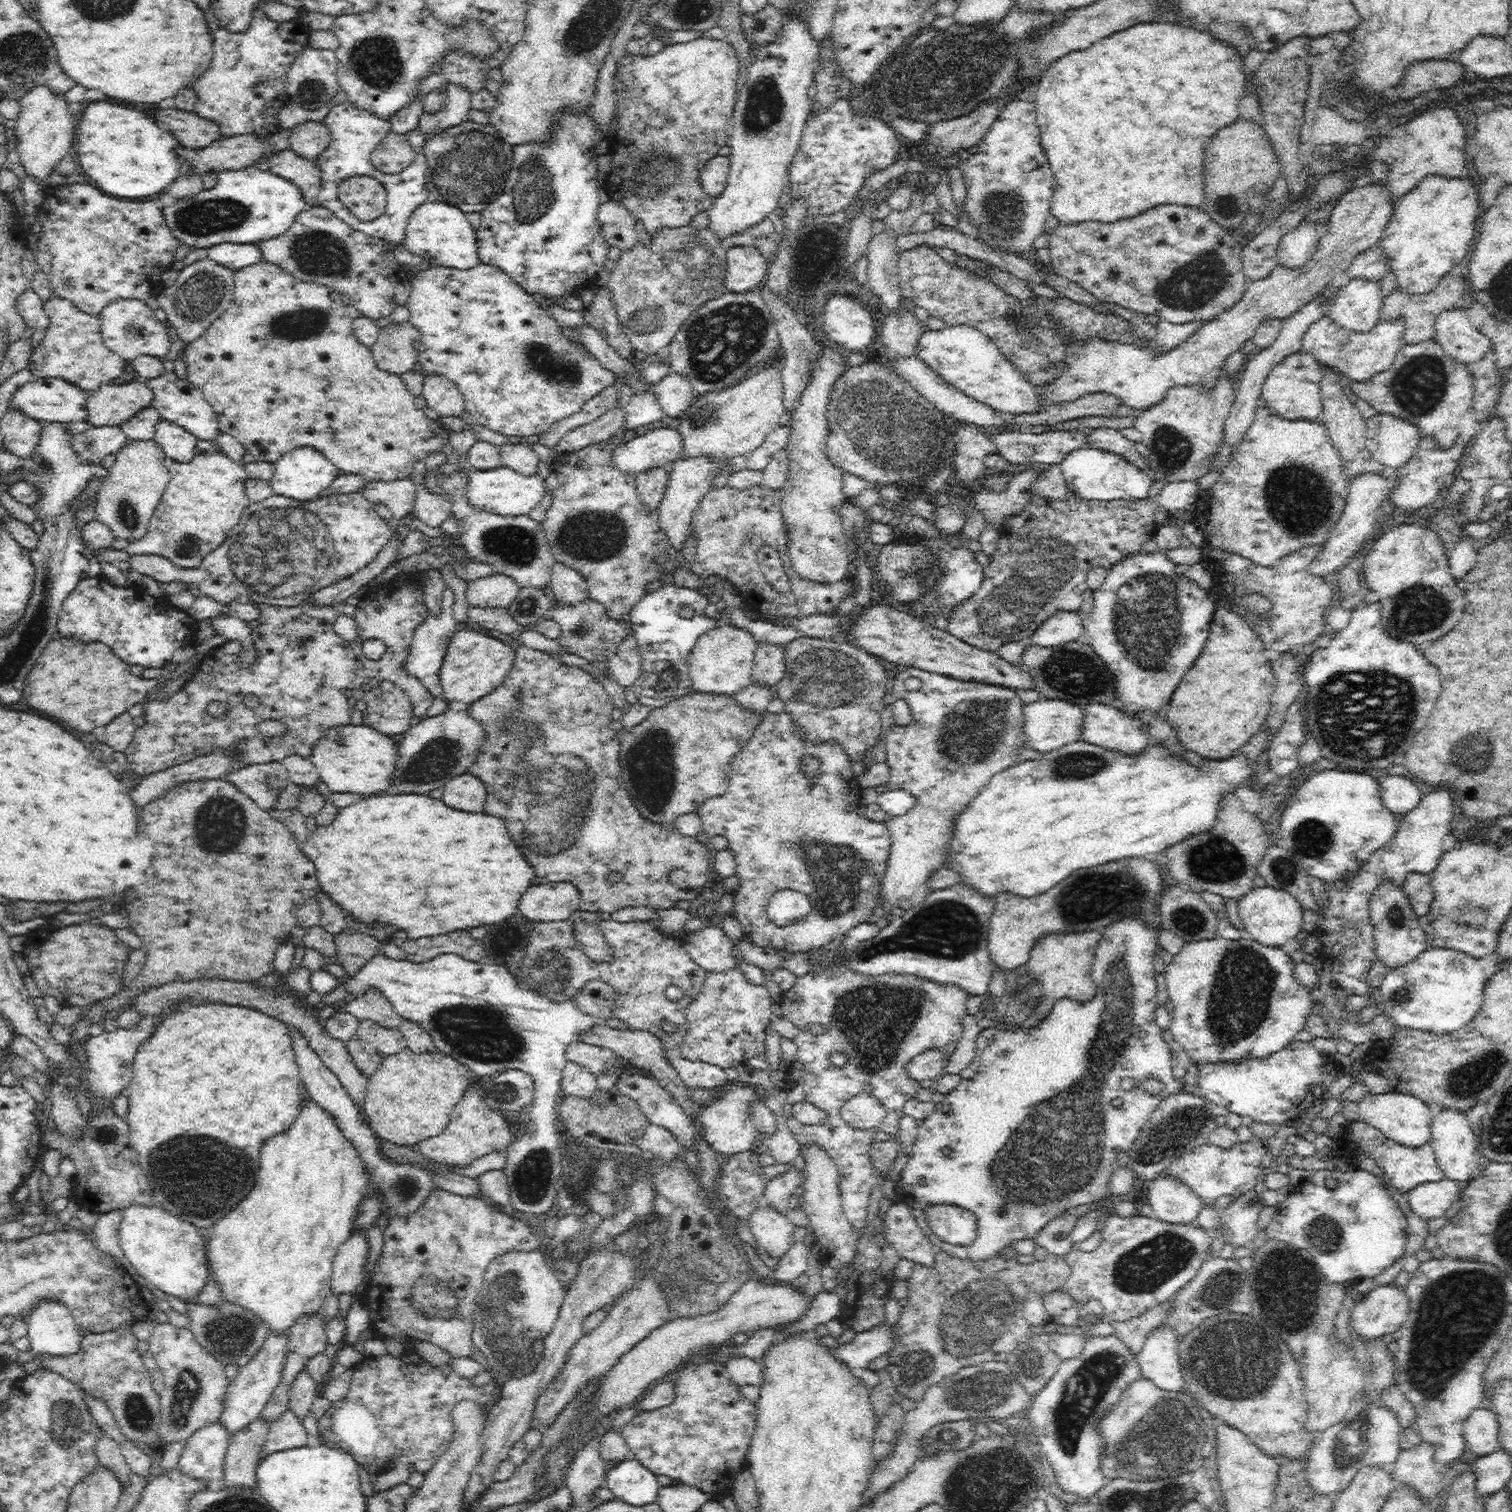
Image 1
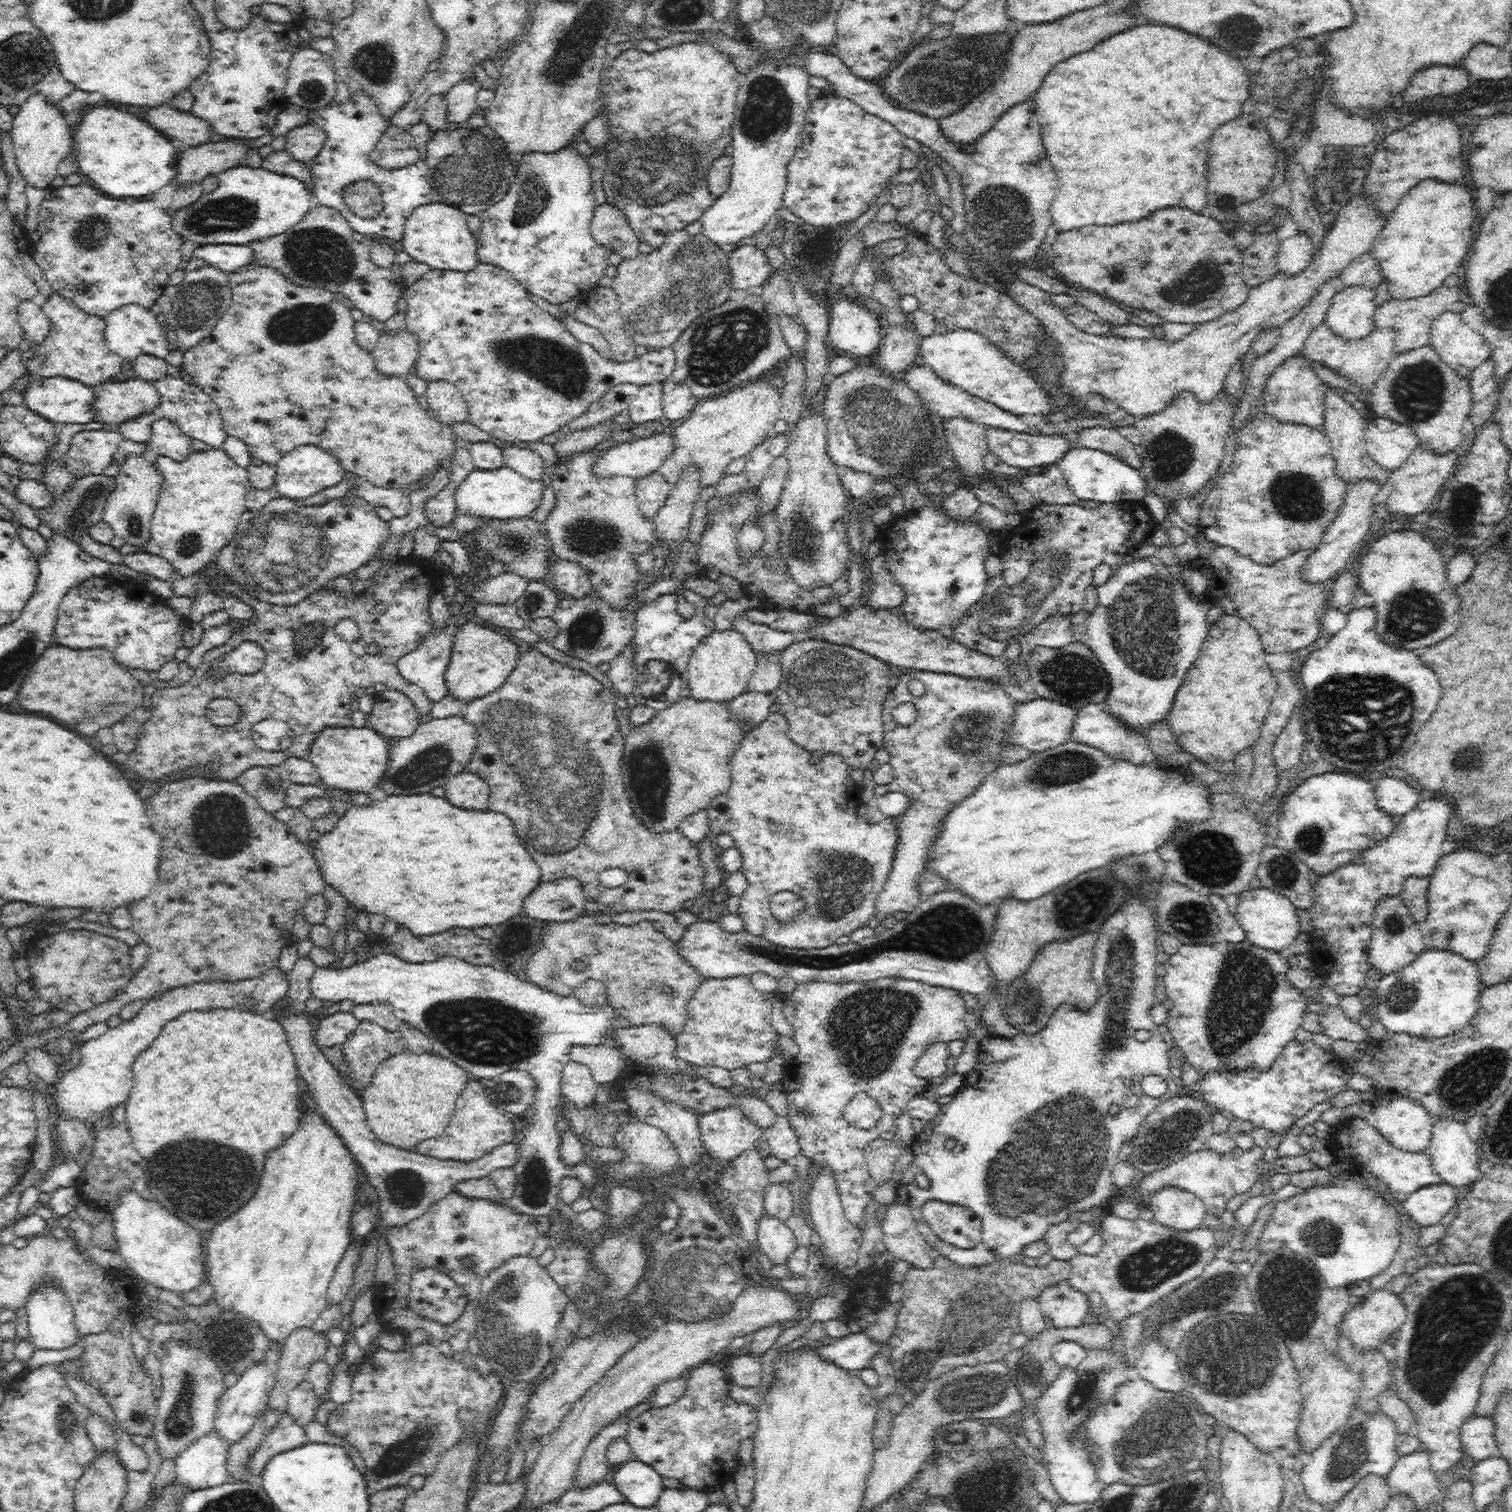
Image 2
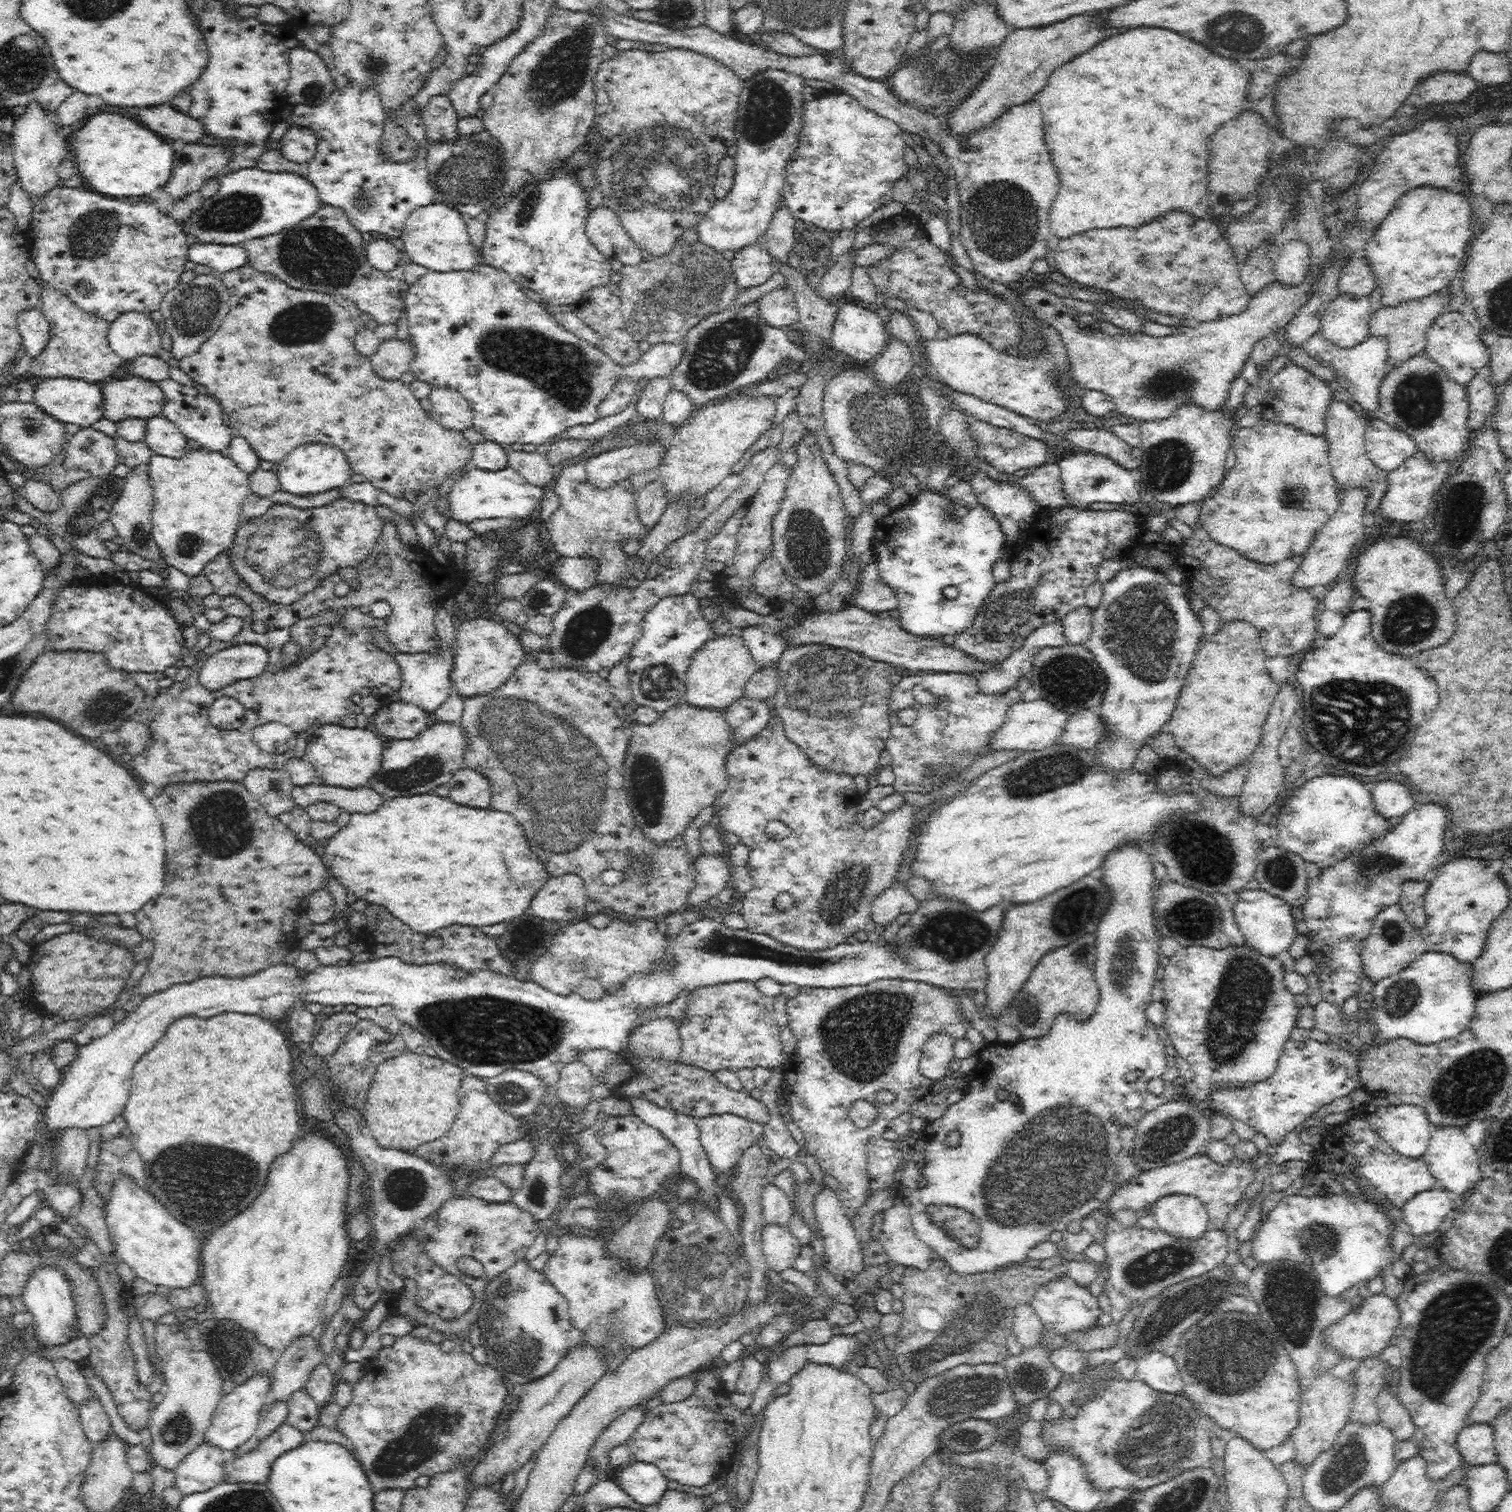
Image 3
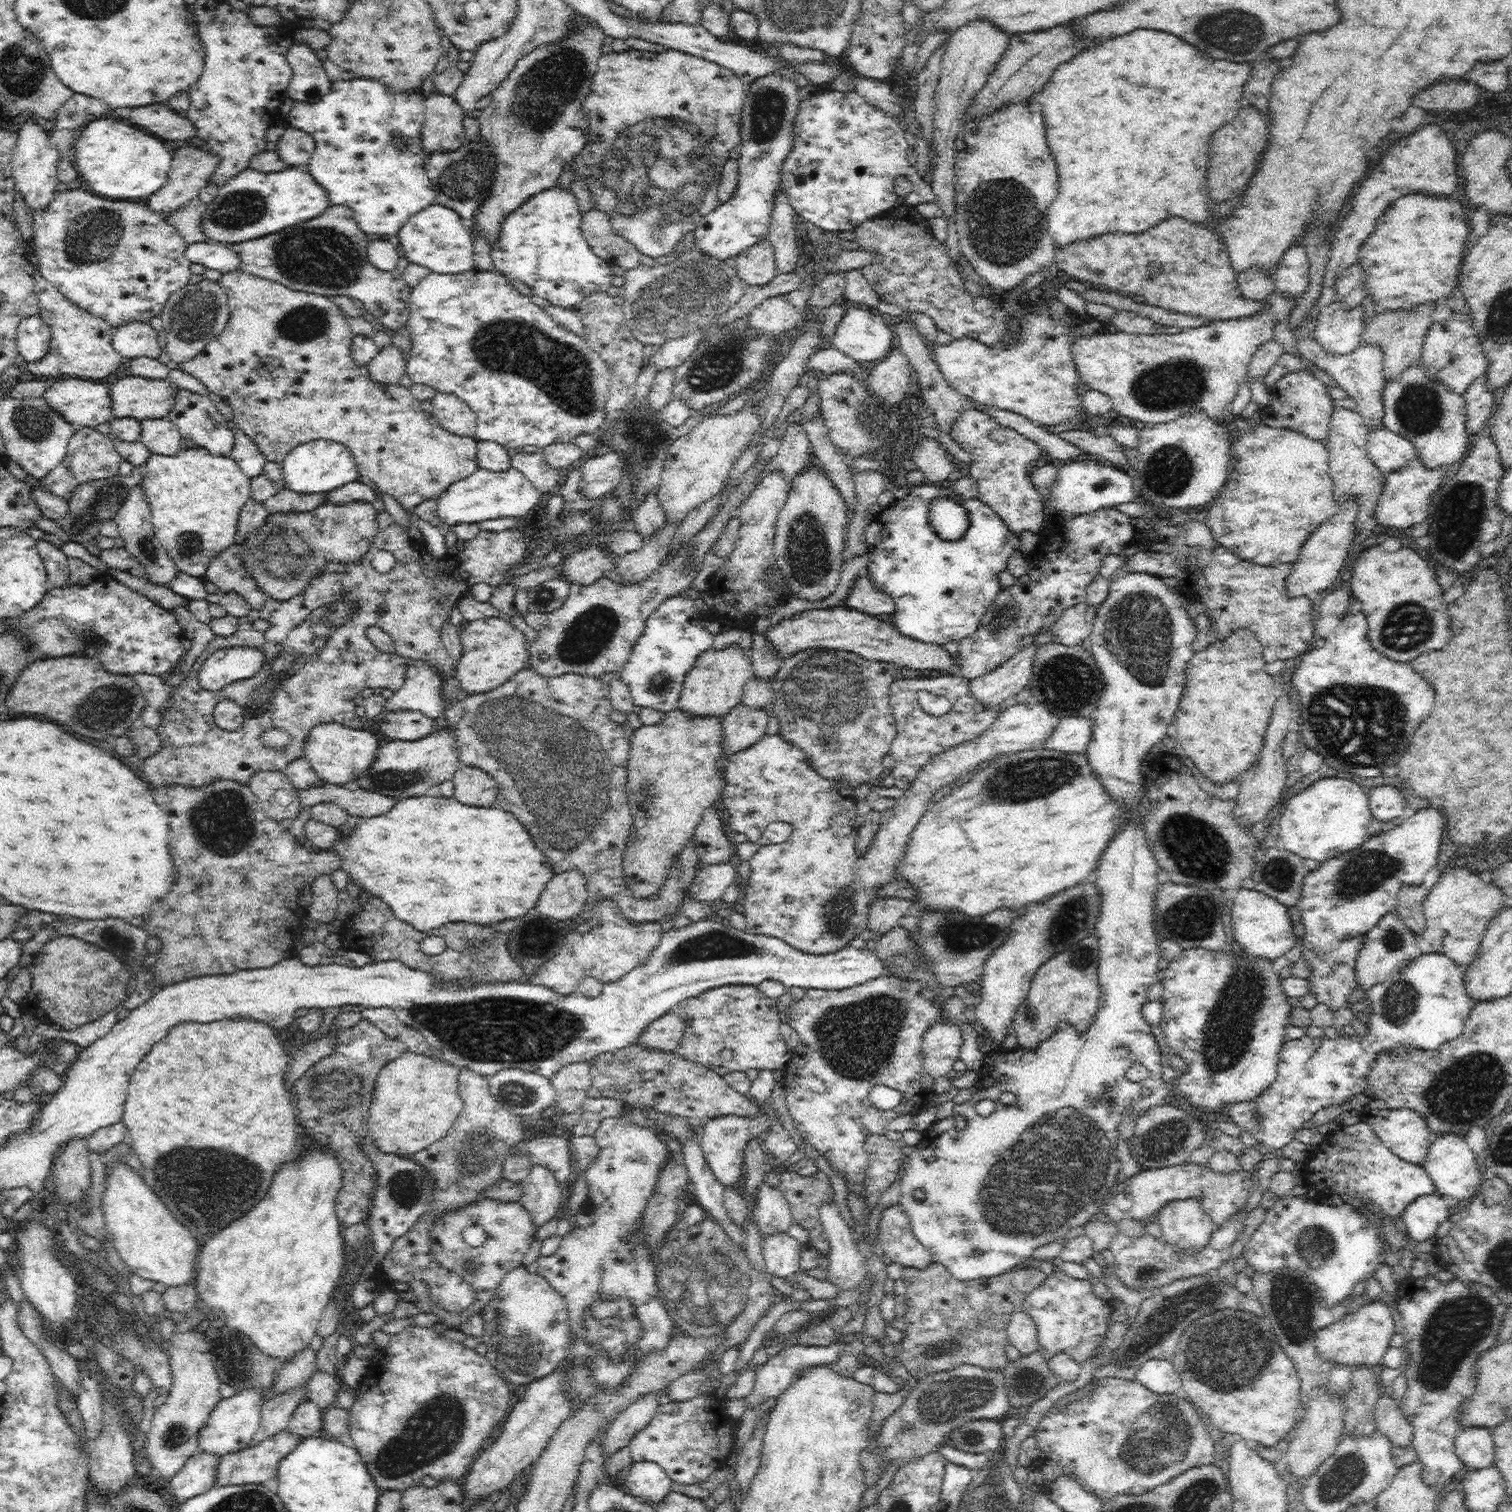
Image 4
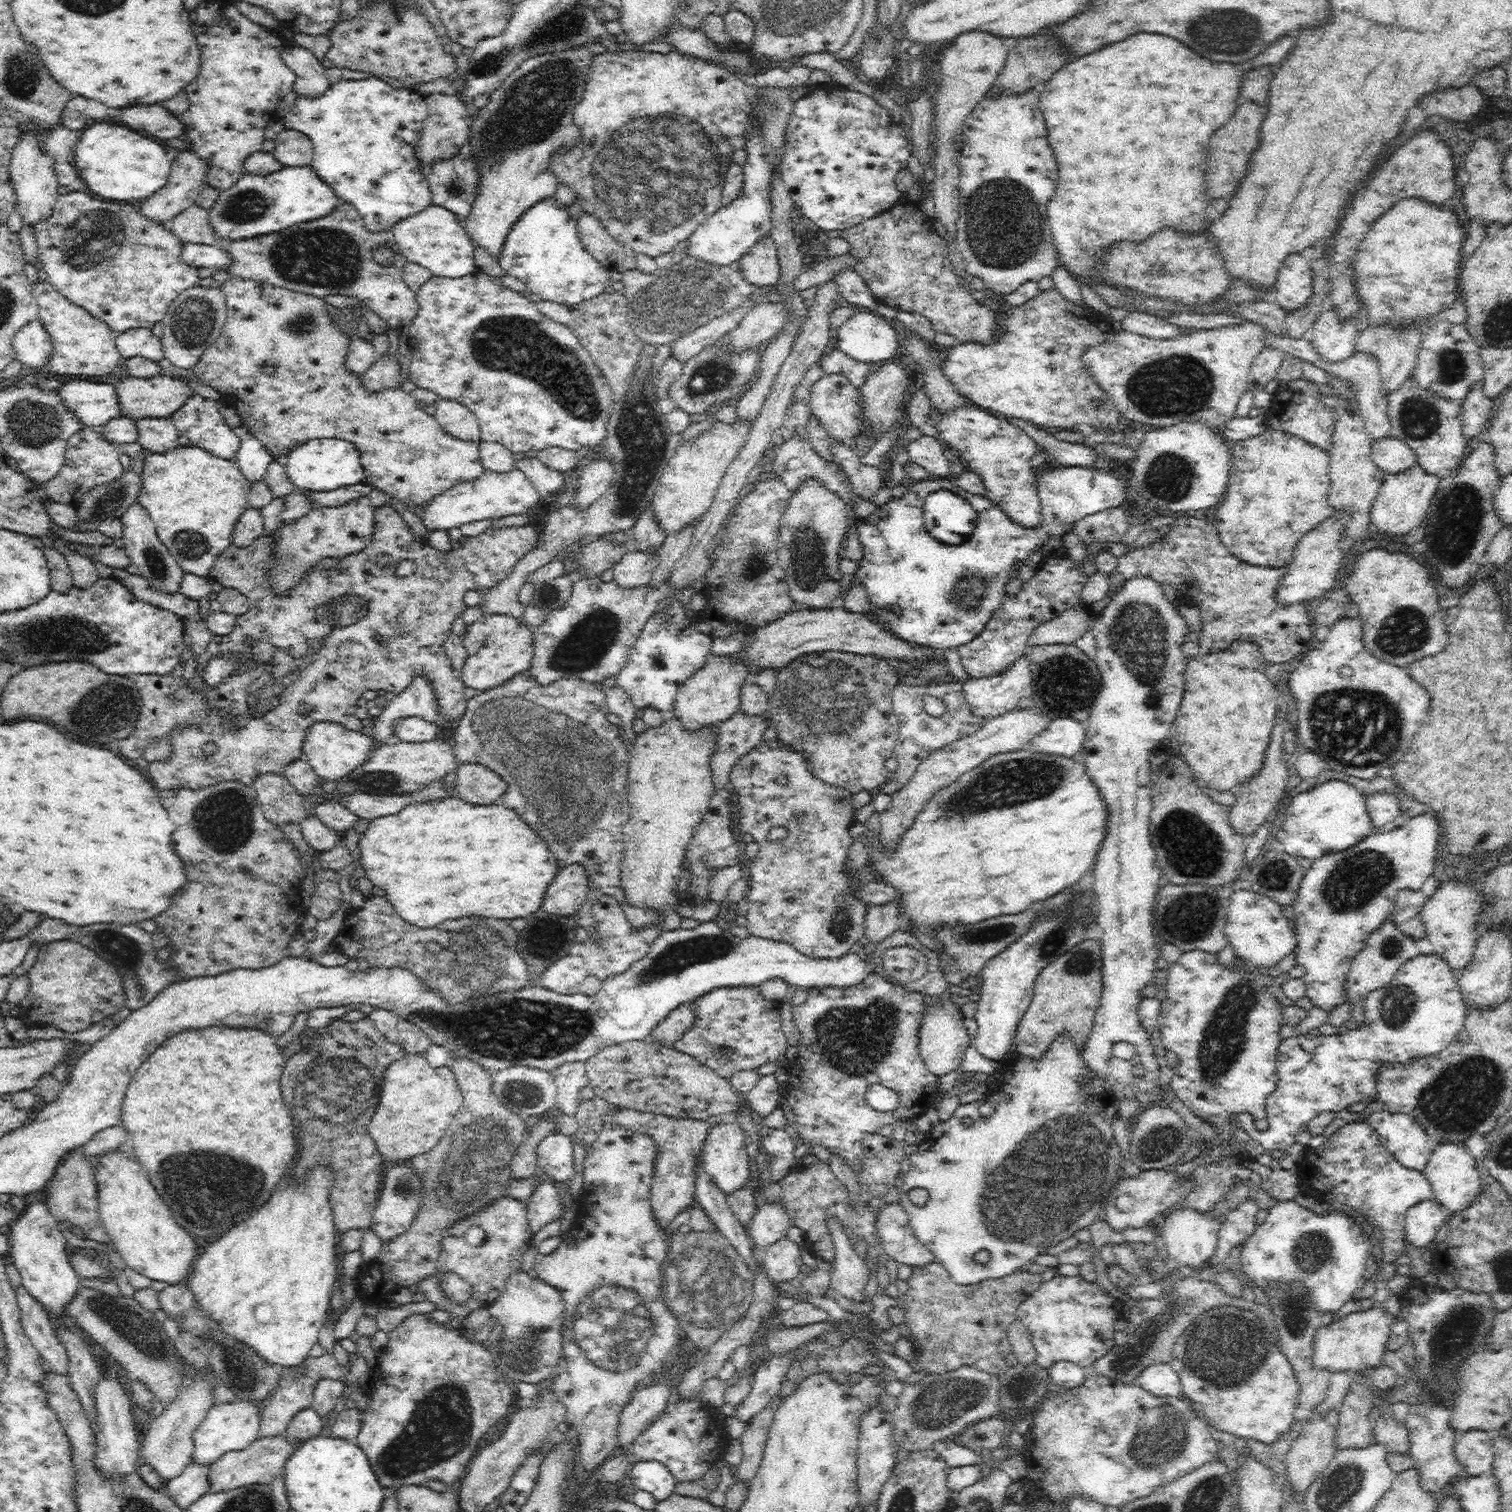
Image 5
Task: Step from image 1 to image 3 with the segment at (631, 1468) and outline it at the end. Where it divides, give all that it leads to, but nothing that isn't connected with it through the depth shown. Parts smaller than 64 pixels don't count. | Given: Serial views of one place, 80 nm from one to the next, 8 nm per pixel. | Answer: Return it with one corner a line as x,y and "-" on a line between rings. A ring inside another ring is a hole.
632,1461
620,1476
618,1485
636,1505
654,1509
657,1502
666,1492
668,1479
658,1467
648,1462

